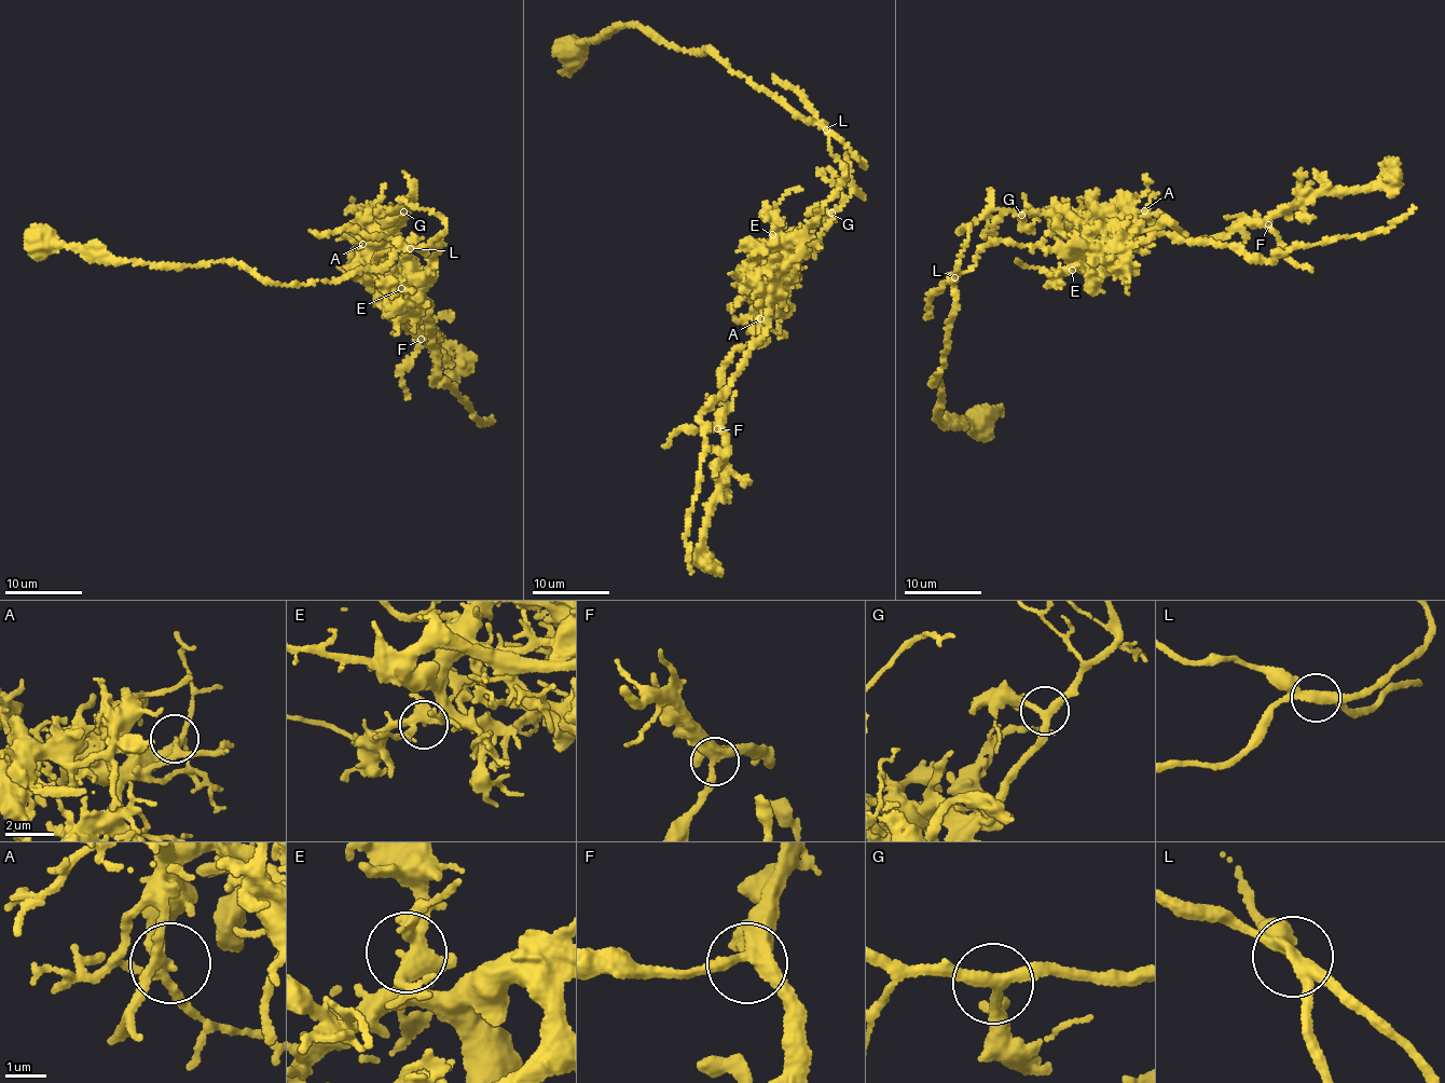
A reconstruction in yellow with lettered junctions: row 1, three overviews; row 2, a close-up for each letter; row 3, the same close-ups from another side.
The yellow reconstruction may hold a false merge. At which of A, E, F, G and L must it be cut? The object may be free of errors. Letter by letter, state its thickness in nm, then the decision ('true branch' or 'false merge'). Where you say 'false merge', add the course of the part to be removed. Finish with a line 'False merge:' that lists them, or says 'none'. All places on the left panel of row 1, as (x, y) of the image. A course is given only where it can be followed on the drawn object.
A: 260 nm thick; true branch
E: 380 nm thick; true branch
F: 400 nm thick; true branch
G: 240 nm thick; true branch
L: 280 nm thick; false merge; foreign part runs (410, 248), (424, 254), (442, 244), (421, 295), (432, 305), (434, 382), (469, 402), (481, 423), (493, 420)
False merge: L

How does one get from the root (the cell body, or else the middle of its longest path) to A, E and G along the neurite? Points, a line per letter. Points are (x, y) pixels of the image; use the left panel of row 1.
A: (44, 242), (233, 261), (297, 286), (442, 244), (401, 283), (375, 263), (382, 240), (362, 244)
E: (44, 242), (149, 264), (233, 261), (297, 286), (442, 244), (426, 273), (401, 288)
G: (44, 242), (149, 264), (233, 261), (297, 286), (375, 271), (445, 230), (401, 200), (413, 196), (403, 211)

